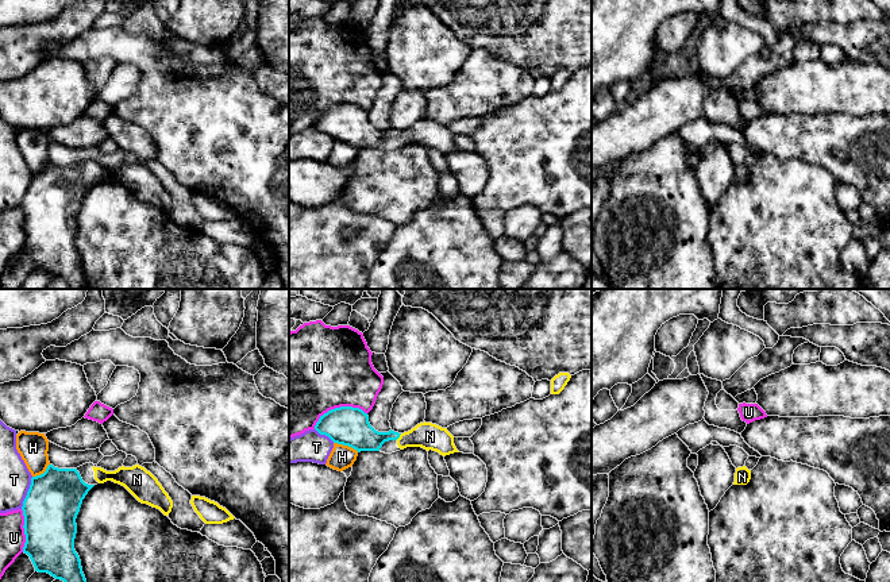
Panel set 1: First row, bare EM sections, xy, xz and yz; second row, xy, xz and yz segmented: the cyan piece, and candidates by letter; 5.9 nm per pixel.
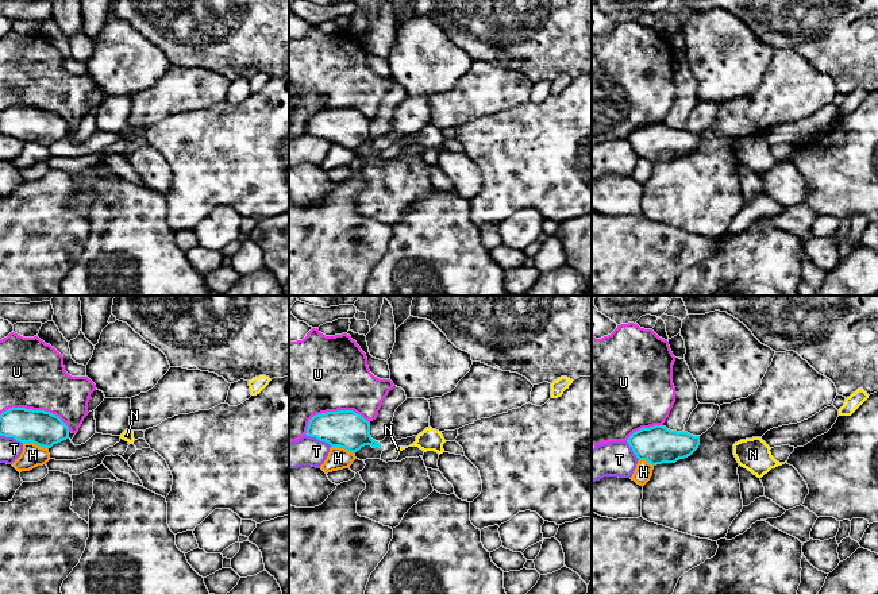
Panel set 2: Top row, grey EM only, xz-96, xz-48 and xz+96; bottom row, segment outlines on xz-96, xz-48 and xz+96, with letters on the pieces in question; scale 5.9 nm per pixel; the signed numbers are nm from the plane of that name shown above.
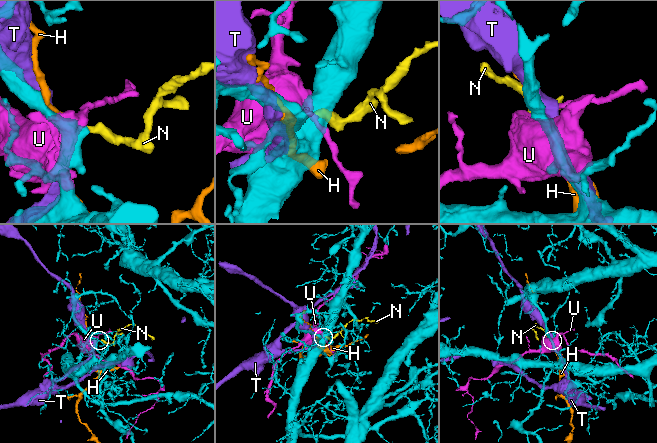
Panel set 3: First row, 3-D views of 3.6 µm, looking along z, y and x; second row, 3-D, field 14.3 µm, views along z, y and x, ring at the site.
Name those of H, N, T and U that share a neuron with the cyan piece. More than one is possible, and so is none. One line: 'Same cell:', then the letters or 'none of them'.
Same cell: N

